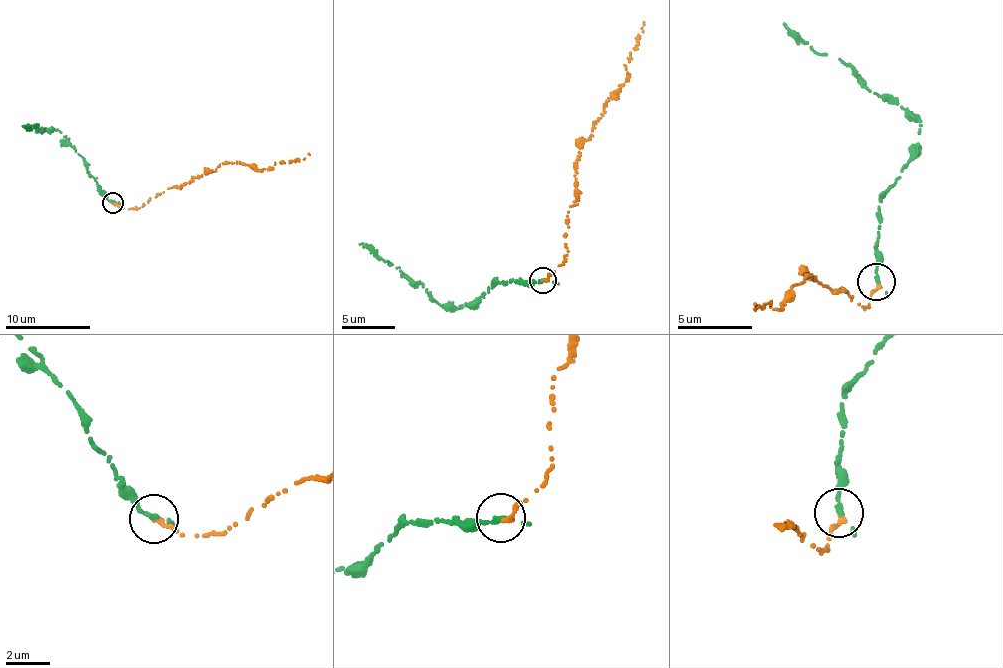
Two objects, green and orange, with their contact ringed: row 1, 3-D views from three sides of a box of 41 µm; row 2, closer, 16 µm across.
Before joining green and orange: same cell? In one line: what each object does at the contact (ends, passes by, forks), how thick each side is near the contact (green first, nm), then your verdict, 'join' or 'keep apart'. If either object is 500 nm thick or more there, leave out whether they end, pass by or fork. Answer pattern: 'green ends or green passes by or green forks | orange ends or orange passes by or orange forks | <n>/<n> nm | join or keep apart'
green passes by | orange ends | 180/240 nm | keep apart

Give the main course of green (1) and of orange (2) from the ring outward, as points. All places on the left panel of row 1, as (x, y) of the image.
1: (112, 203), (68, 140), (53, 128), (43, 131), (35, 124), (29, 130), (22, 126)
2: (112, 203), (136, 209), (222, 163), (240, 162), (268, 170), (275, 162), (289, 163), (309, 154)

